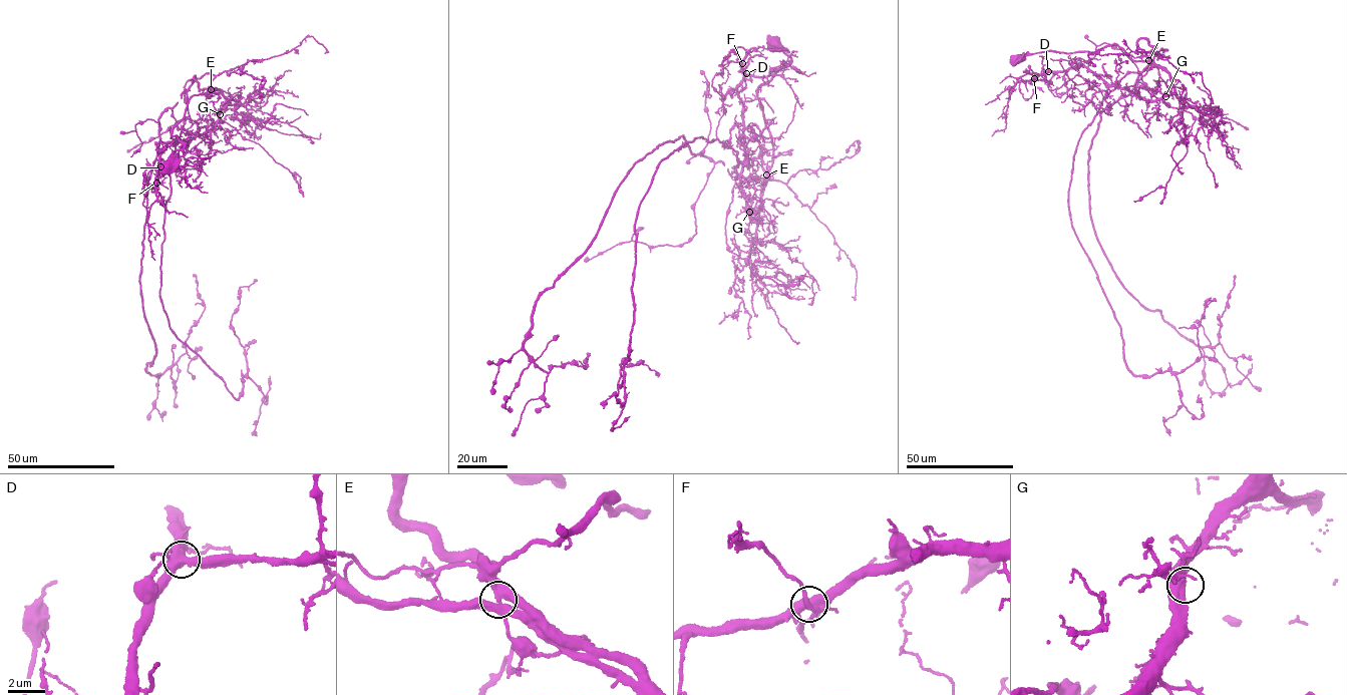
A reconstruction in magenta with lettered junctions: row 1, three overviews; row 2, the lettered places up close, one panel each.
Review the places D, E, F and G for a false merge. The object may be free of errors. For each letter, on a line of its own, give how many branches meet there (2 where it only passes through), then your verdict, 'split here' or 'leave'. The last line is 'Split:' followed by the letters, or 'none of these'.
D: 4 branches meet; leave
E: 5 branches meet; split here
F: 4 branches meet; leave
G: 5 branches meet; leave
Split: E

